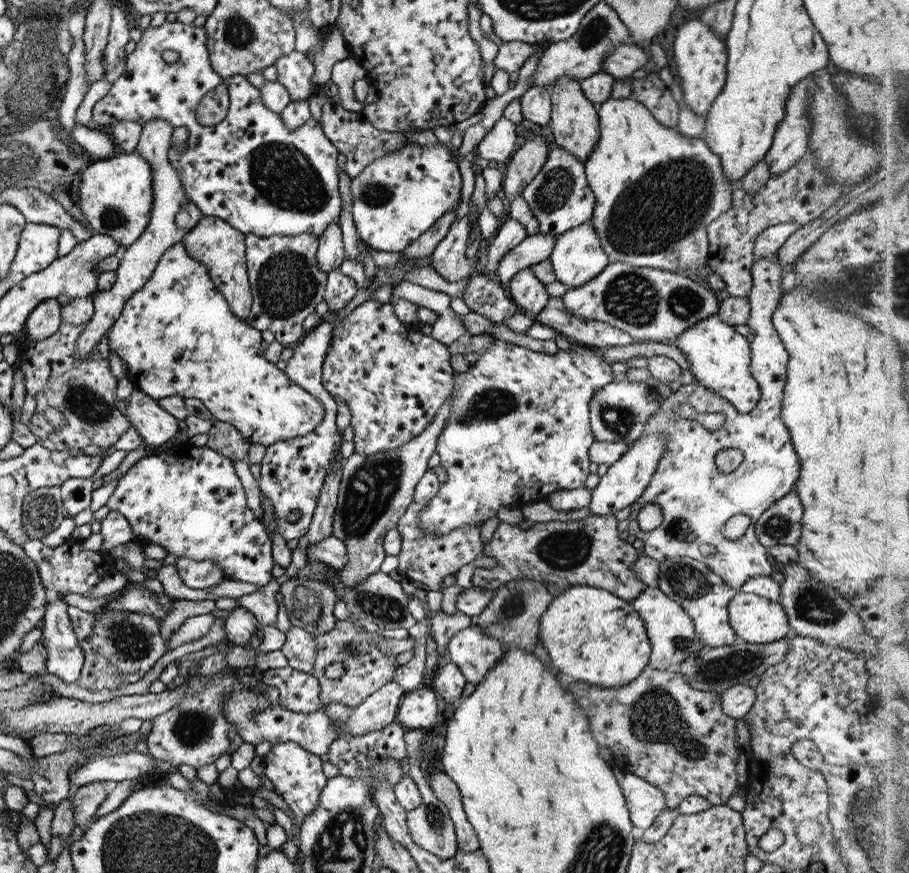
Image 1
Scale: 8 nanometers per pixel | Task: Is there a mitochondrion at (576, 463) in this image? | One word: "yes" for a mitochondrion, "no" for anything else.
no

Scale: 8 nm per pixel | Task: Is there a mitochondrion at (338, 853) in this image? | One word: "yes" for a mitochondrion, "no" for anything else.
yes

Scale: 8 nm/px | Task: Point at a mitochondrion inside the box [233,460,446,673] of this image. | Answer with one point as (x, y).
(380, 606)

